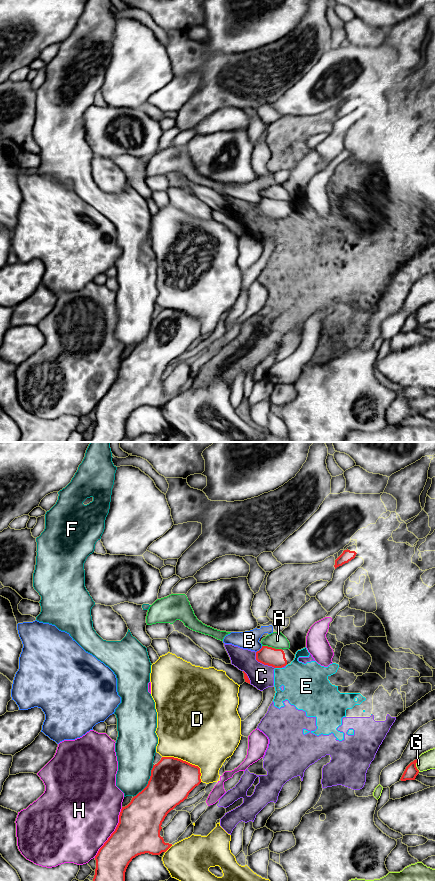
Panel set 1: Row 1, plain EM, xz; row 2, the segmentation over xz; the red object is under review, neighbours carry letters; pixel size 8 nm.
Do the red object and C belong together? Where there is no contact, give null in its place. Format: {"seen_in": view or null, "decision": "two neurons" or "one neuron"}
{"seen_in": "xz", "decision": "two neurons"}

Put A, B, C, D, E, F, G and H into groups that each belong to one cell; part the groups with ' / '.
A / B / C E / D / F / G / H

